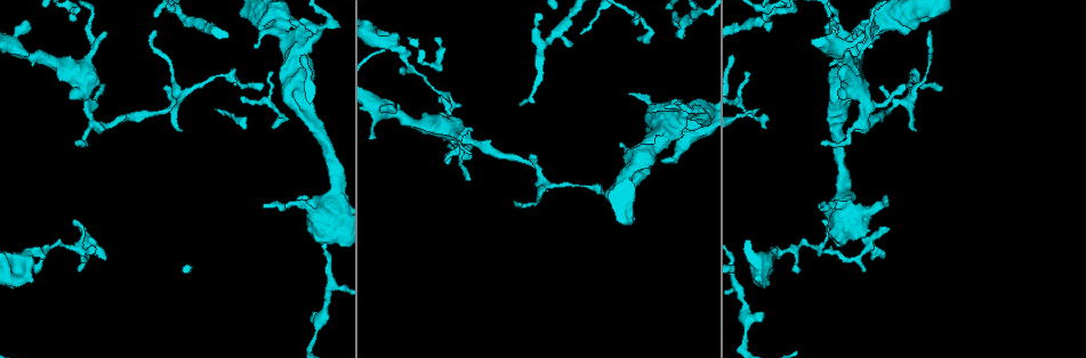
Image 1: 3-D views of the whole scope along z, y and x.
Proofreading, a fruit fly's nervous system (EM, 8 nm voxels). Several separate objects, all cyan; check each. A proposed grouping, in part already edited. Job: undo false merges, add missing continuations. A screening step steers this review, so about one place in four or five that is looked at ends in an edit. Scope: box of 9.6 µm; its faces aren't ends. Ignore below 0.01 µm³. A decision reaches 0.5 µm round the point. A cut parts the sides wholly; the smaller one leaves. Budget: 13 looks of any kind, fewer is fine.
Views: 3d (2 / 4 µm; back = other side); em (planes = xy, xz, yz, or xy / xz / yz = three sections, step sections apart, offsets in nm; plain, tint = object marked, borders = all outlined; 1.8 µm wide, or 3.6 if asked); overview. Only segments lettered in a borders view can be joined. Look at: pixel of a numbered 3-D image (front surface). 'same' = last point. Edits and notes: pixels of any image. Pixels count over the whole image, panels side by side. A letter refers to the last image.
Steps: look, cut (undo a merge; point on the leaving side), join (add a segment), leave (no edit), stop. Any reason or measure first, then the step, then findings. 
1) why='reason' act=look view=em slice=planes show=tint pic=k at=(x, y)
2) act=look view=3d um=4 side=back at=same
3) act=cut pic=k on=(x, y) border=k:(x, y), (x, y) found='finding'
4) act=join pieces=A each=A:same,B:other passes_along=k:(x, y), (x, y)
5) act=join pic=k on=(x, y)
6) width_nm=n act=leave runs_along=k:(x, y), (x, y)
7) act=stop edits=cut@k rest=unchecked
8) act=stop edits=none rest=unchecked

why='an open end' act=look view=3d um=4 pic=1 at=(763, 316)

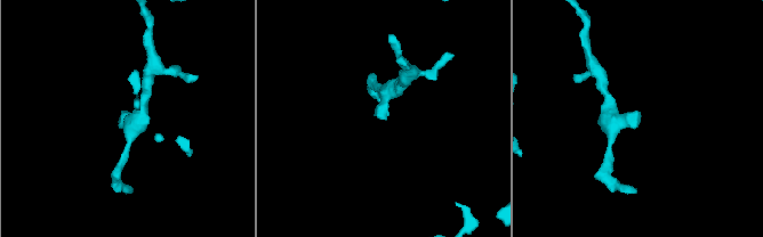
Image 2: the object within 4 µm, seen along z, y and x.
act=look view=em slice=xz step=16 show=borders pic=2 at=(639, 116)

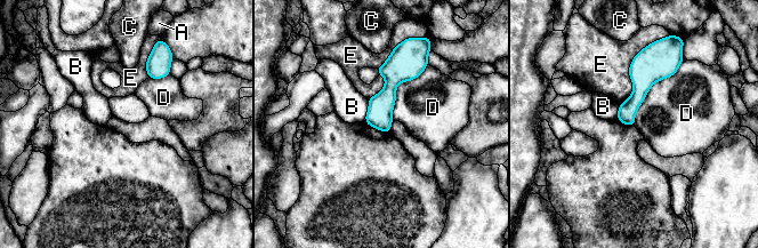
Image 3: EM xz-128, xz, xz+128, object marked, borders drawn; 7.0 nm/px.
act=leave each=A:other,B:other,C:other,D:other,E:other runs_along=3:(394, 58), (386, 129) found='none of them fits'

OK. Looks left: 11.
why='touches itself' act=look view=3d um=4 side=back pic=1 at=(896, 21)

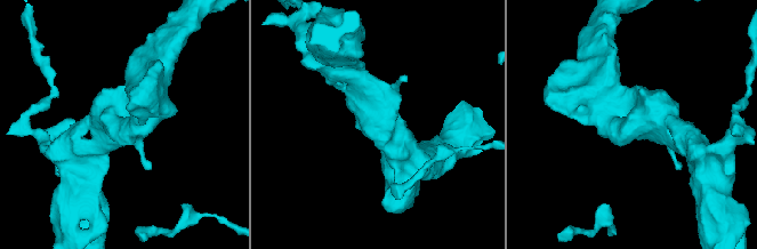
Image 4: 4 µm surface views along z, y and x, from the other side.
why='shape alone is not enough' act=look view=em slice=planes show=tint pic=4 at=(383, 120)

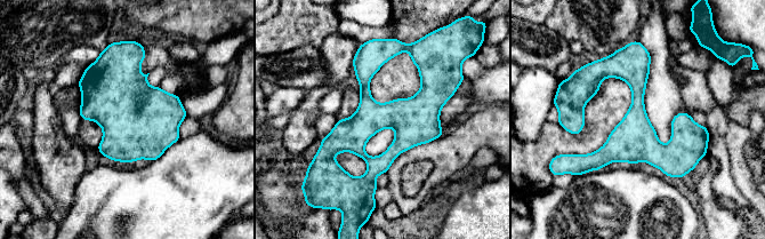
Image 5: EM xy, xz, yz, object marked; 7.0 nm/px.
act=look view=em slice=planes show=borders at=same

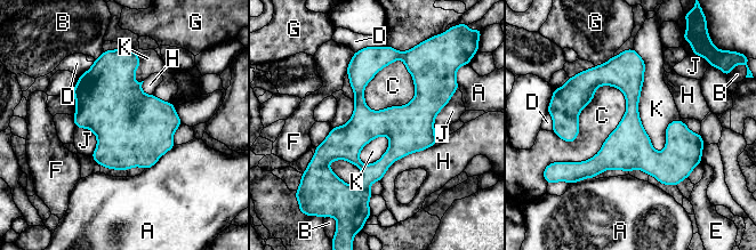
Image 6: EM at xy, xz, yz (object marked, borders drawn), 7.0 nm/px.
act=leave each=A:other,B:other,C:other,D:other,E:other,F:other,G:other,H:other,J:other,K:other found='continuous, no second neuron'

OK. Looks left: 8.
why='tapers out' act=look view=3d um=4 pic=1 at=(520, 203)

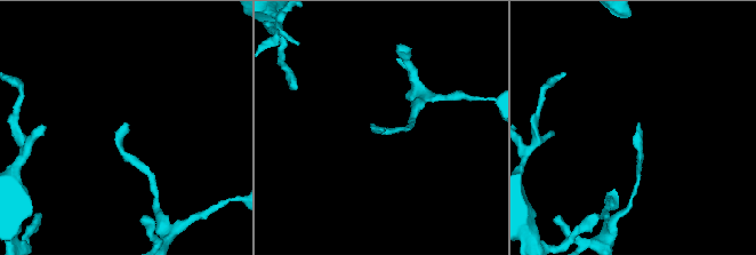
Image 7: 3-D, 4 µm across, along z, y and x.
act=look view=em slice=planes show=borders pic=7 at=(383, 132)

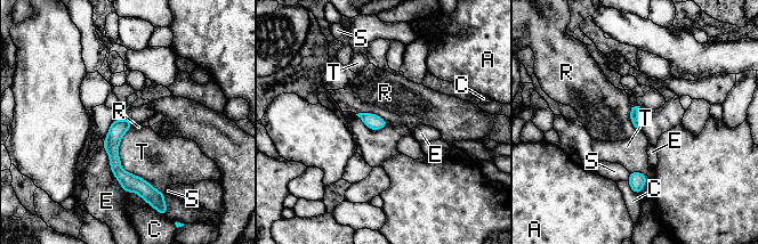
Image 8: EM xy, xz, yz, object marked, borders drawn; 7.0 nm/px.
width_nm=60 act=leave each=A:other,C:other,E:other,R:other,S:other,T:other border=8:(356, 113), (375, 113), (388, 123) found='none of them fits'

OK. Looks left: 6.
why='abrupt turn' act=look view=em slice=xy step=4 show=borders pic=1 at=(694, 113)

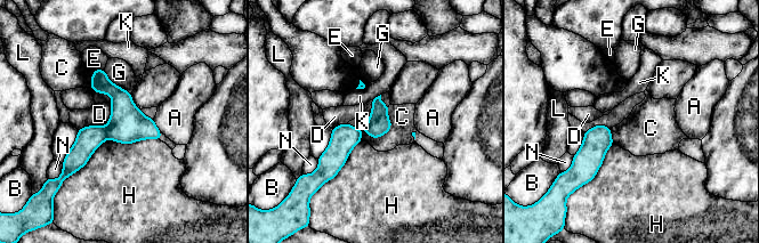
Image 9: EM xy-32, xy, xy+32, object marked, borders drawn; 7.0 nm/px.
width_nm=160 act=cut pic=9 on=(127, 124) each=A:other,B:other,C:other,D:other,E:other,G:other,H:other,K:other,L:other,N:other border=9:(104, 127), (107, 138) found='a second neuron is stuck on'

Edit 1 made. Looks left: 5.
why='see it whole again' act=look view=overview

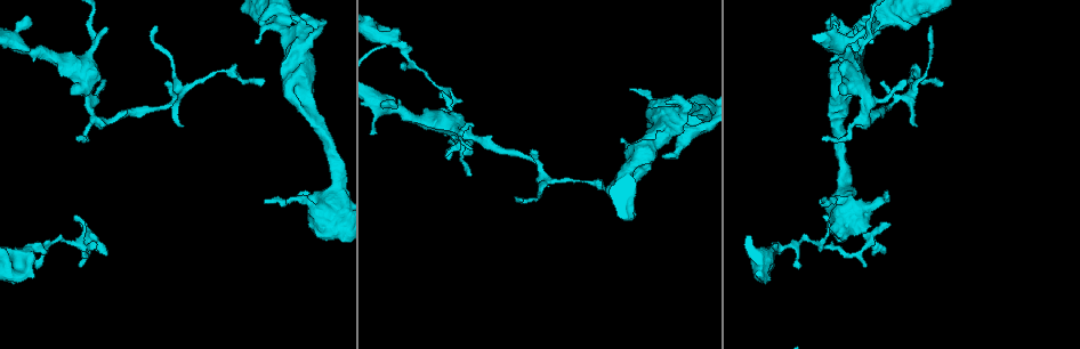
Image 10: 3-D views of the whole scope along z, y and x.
why='branch stops here' act=look view=3d um=2 pic=10 at=(21, 279)

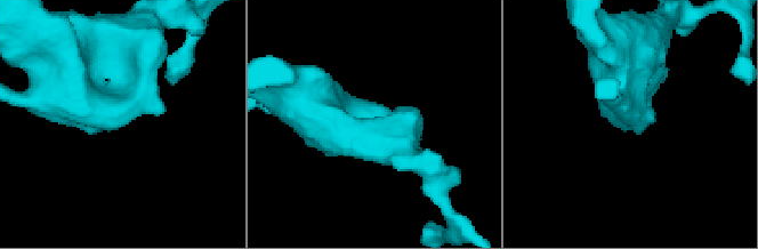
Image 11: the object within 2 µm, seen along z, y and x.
act=look view=em slice=planes show=plain pic=11 at=(371, 102)

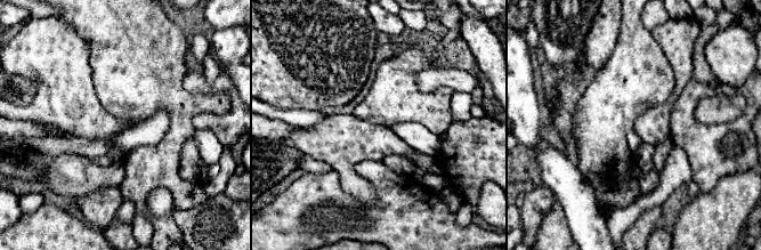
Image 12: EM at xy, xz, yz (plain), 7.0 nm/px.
why='what lies round it' act=look view=em slice=planes show=borders at=same

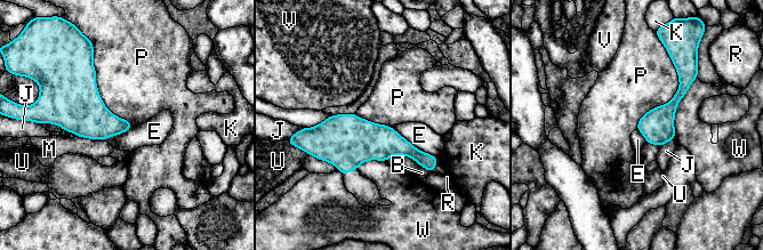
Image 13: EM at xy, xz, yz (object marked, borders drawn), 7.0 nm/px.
act=leave each=B:other,E:other,J:other,K:other,M:other,P:other,R:other,U:other,V:other,W:other border=13:(667, 51), (679, 89), (636, 128) found='none of them fits'

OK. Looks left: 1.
act=stop edits=cut@9 rest=unchecked

